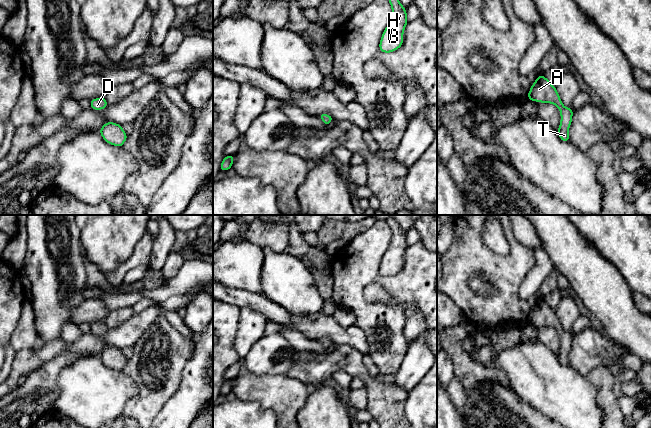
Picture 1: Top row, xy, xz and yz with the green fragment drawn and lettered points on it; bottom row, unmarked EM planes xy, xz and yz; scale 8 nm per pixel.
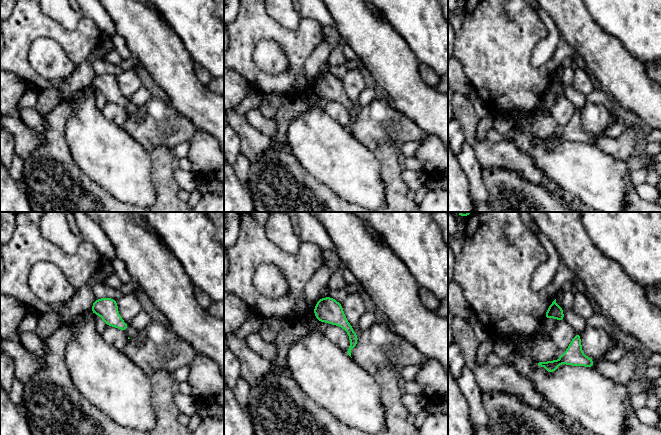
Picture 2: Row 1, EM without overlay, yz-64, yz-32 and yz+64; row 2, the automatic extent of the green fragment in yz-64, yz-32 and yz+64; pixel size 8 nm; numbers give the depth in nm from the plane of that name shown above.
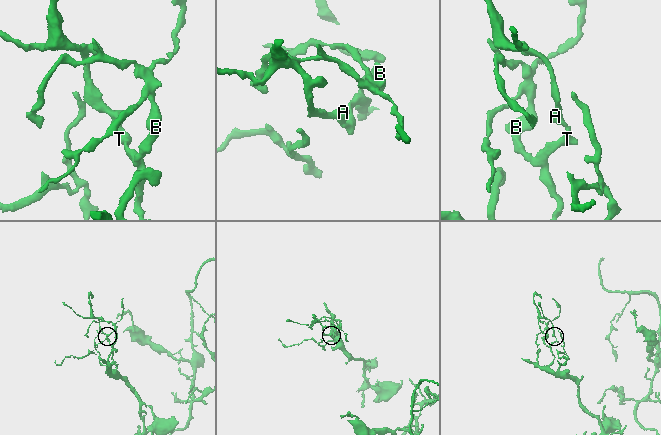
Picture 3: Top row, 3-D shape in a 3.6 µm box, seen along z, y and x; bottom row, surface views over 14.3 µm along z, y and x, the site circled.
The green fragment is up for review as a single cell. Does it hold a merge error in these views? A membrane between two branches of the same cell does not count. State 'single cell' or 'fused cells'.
single cell

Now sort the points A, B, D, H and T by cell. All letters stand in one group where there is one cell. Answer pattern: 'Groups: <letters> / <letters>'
Groups: A B D H T

